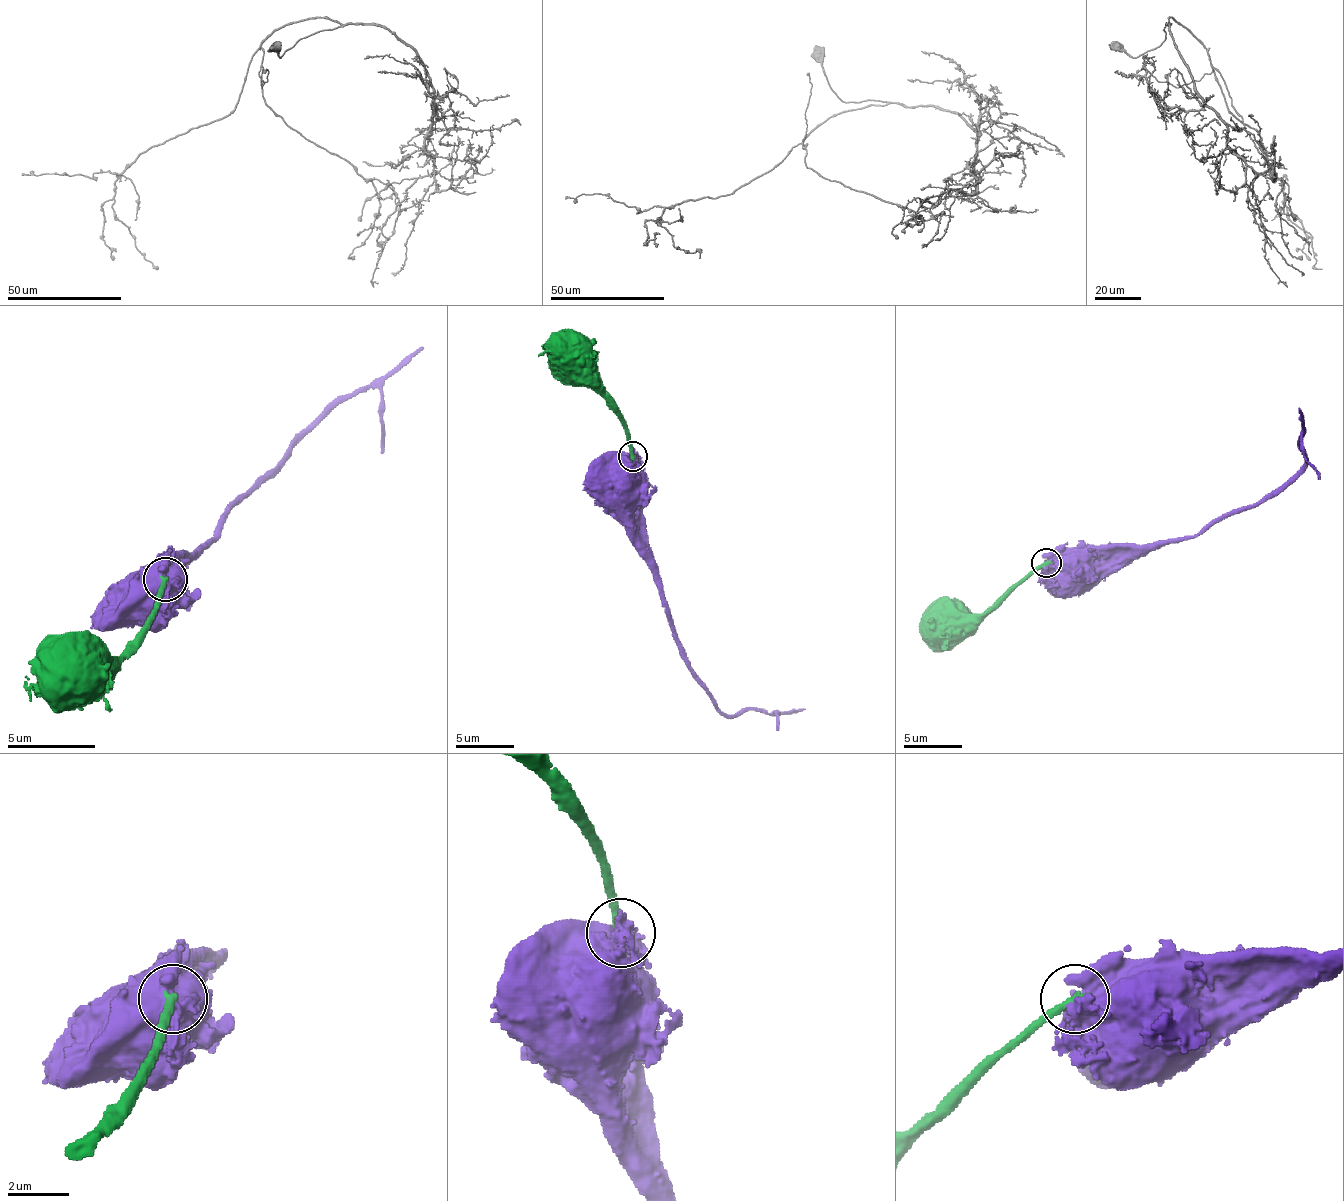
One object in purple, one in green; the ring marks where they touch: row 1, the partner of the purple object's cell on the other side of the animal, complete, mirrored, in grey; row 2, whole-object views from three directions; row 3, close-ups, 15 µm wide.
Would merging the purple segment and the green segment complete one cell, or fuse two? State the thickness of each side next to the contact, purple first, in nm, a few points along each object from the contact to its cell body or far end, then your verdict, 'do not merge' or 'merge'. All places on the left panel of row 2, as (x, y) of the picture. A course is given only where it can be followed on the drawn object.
700 nm thick on the purple side, 320 nm on the other; purple runs (164, 583), (128, 587), (128, 591), (142, 596); green runs (164, 578), (155, 613), (115, 658), (106, 658), (89, 671), (80, 671); do not merge

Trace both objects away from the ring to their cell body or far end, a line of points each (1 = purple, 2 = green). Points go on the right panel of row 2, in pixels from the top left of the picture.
1: (1047, 565), (1070, 568), (1076, 574)
2: (1047, 562), (1011, 585), (979, 615), (944, 615), (932, 624), (941, 624)

